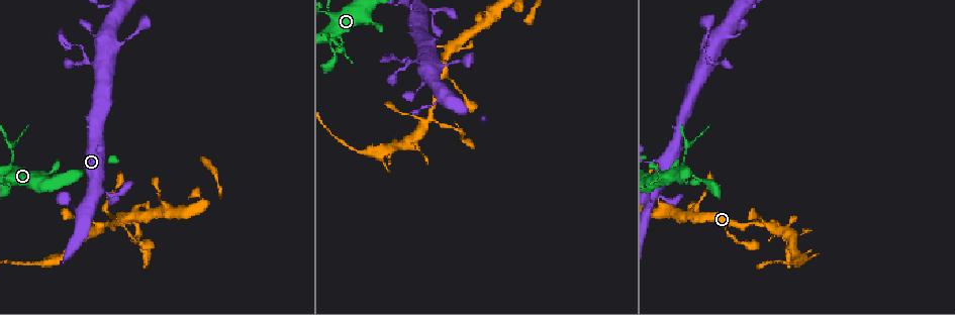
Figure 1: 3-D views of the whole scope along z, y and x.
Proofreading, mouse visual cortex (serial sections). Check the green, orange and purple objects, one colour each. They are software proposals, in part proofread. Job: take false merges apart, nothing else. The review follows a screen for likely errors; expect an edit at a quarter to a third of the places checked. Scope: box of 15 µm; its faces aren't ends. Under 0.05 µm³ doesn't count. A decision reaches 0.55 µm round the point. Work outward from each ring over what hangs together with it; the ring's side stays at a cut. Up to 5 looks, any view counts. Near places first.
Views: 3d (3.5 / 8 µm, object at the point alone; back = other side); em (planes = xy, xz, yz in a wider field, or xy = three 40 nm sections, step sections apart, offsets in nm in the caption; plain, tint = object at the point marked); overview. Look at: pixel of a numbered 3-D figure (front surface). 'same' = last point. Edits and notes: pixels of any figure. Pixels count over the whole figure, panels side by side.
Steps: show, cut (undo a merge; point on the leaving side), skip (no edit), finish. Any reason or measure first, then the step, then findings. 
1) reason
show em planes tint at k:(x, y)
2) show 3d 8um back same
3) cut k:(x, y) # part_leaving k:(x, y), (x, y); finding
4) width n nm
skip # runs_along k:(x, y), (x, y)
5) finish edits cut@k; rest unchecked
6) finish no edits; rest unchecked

a fork
show 3d 3.5um at 1:(124, 218)

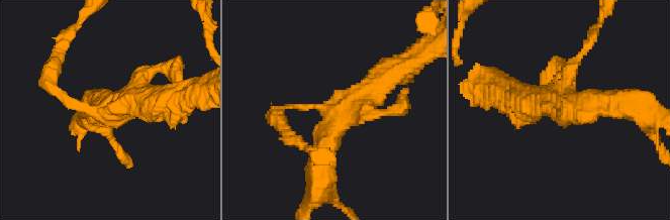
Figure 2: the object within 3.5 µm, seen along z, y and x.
now the EM
show em xy step 1 tint at 2:(112, 107)

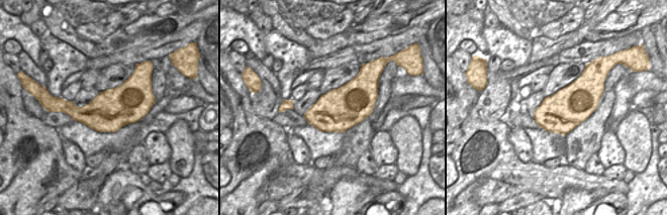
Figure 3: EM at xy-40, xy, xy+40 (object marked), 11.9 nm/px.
width 500 nm
skip # runs_along 2:(318, 180), (338, 120), (390, 74); continuous, no second cell

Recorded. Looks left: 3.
a narrow waist
show 3d 3.5um at 1:(116, 193)

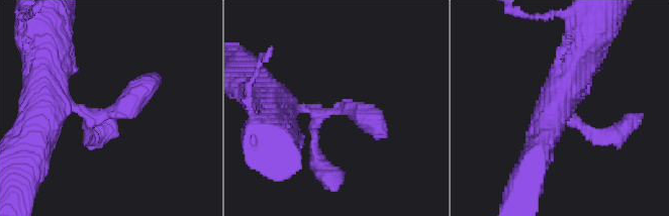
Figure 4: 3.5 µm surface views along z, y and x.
shape alone is not enough
show em xy step 3 tint at 4:(337, 108)

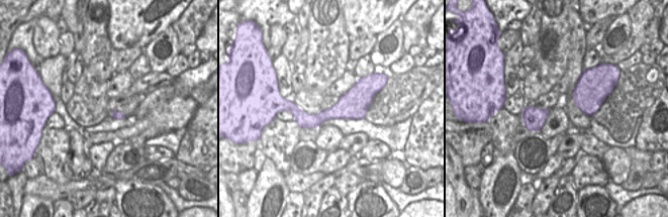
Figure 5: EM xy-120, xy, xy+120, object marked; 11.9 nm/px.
width 320 nm
skip # runs_along 4:(271, 108), (352, 108), (385, 134); all the same cell

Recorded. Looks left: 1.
finish no edits; rest unchecked

